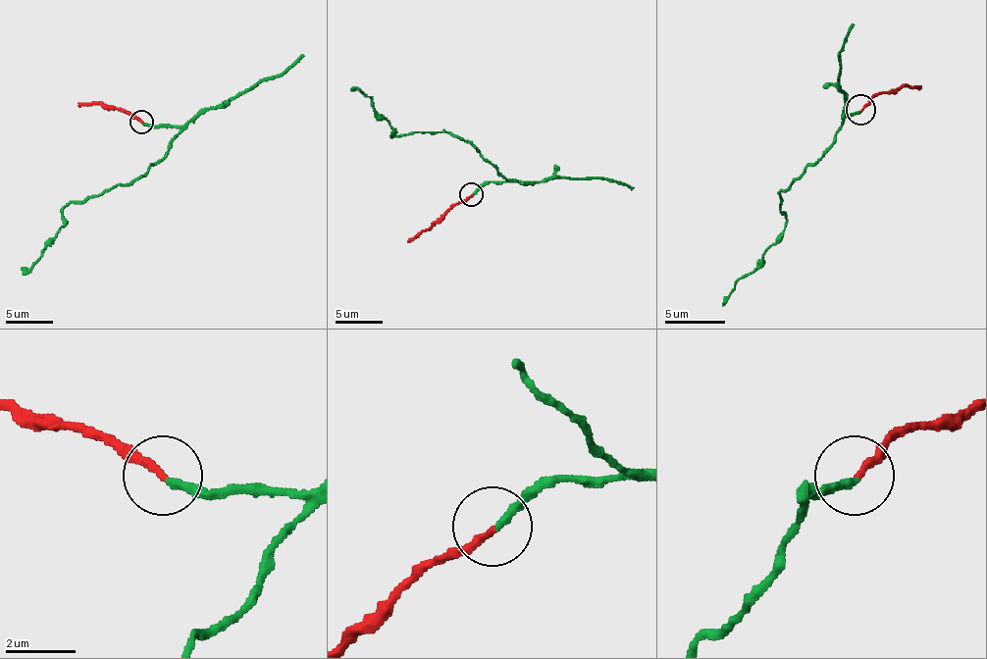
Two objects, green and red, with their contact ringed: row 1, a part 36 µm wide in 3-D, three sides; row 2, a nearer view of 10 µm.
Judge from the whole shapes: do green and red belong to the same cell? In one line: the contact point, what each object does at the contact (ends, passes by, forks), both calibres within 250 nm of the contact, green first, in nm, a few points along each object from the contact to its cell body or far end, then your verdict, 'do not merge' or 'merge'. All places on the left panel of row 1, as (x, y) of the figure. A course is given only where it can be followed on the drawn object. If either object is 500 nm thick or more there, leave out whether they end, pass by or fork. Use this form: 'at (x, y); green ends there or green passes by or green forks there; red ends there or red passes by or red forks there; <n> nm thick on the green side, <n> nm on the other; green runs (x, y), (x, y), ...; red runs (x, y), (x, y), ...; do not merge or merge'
at (141, 122); green ends there; red ends there; 240 nm thick on the green side, 220 nm on the other; green runs (142, 124), (181, 130), (169, 152), (137, 180), (69, 201), (62, 209), (62, 228), (55, 239), (22, 275); red runs (142, 122), (119, 109), (78, 102); merge

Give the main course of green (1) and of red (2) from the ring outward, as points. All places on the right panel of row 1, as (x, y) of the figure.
1: (859, 112), (845, 115), (829, 148), (793, 184), (781, 191), (784, 233), (762, 261), (735, 285), (723, 306)
2: (859, 109), (878, 94), (920, 84)

